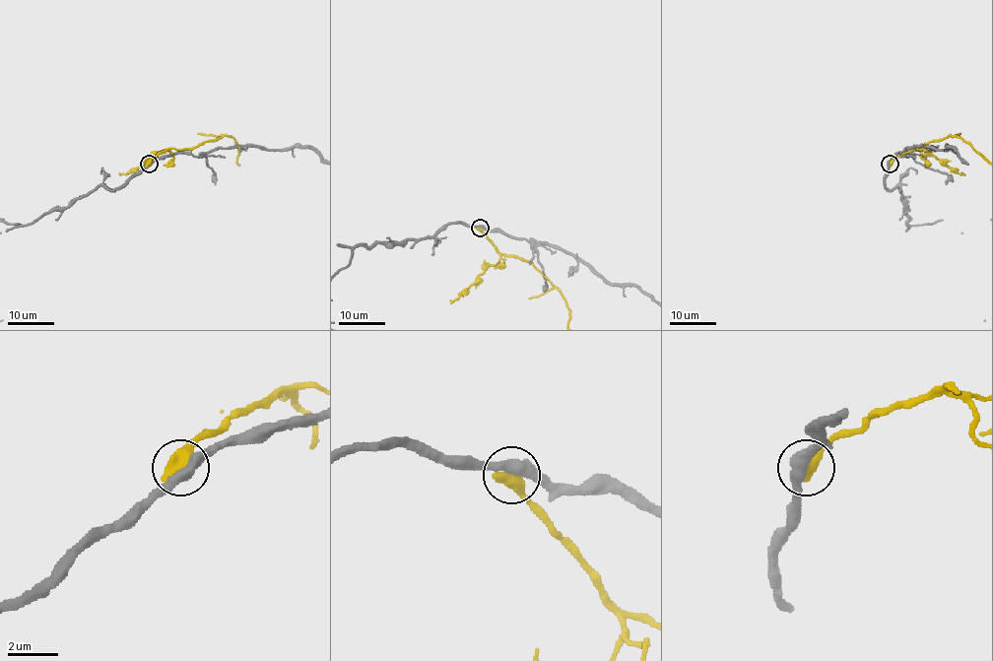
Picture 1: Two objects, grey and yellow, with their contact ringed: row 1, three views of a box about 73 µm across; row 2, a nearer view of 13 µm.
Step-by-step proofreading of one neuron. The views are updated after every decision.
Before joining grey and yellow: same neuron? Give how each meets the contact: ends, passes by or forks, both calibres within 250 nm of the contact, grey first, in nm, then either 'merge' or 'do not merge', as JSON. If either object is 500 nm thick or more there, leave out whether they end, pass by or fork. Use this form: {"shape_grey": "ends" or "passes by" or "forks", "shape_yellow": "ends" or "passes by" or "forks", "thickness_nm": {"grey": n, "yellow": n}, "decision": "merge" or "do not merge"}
{"thickness_nm": {"grey": 440, "yellow": 650}, "decision": "do not merge"}

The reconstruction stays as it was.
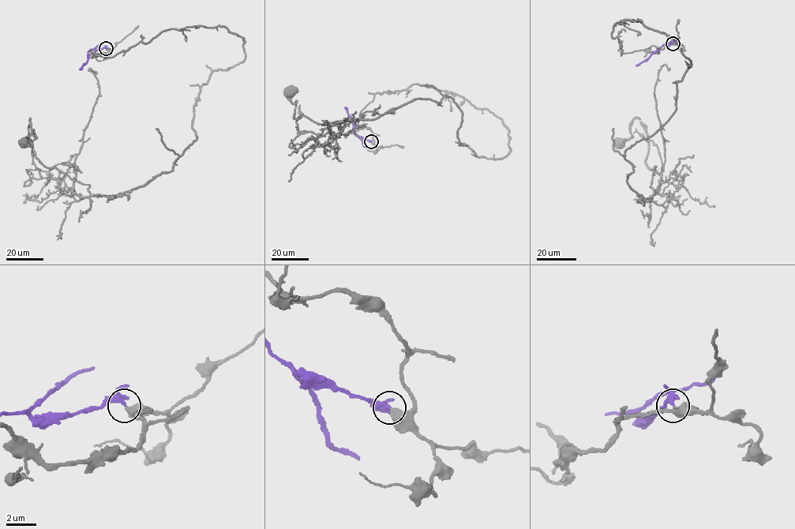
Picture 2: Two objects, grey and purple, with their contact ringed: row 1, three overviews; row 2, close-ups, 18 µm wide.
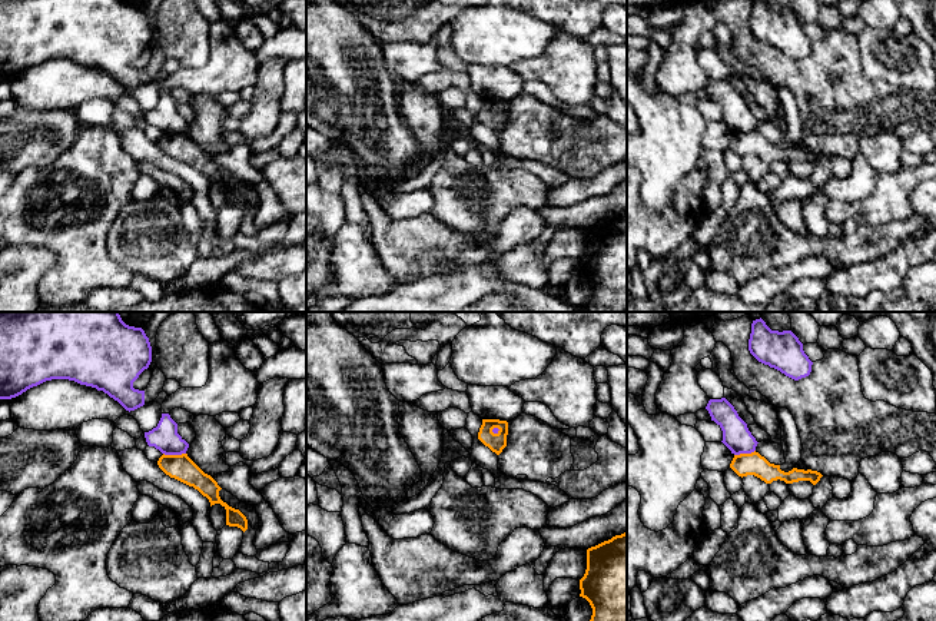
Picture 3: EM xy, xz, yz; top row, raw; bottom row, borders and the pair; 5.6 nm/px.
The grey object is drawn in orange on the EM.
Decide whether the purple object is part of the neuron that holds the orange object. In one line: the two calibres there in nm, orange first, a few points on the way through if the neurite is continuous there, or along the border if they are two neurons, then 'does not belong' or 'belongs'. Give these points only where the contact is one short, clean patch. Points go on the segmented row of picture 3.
140 nm thick on the orange side, 150 nm on the other; border along xy (163, 452), (185, 454); does not belong

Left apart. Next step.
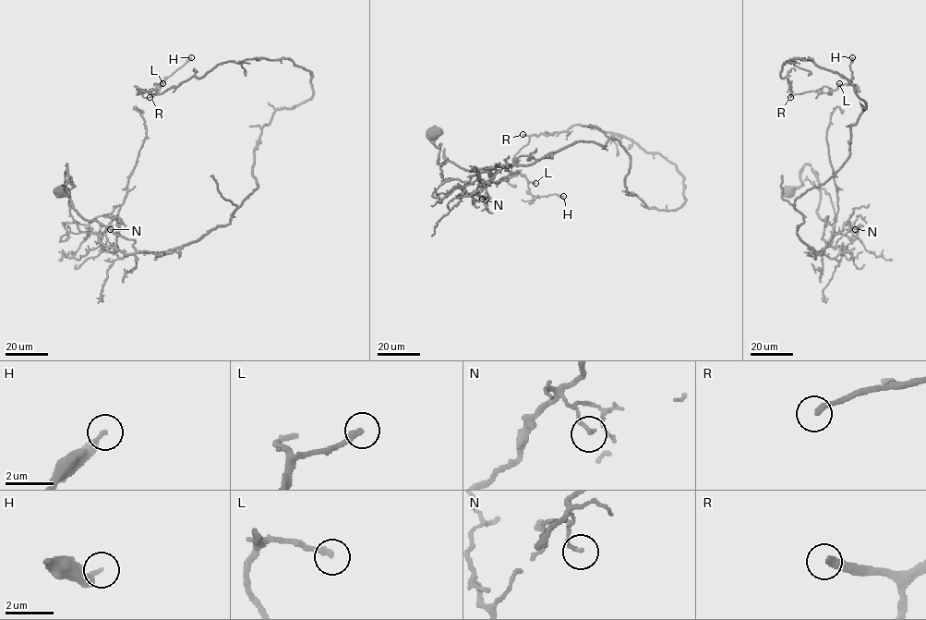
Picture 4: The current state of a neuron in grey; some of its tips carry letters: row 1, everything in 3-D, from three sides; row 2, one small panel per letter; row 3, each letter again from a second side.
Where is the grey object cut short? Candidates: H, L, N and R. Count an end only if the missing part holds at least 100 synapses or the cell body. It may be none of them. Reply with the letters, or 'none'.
R

